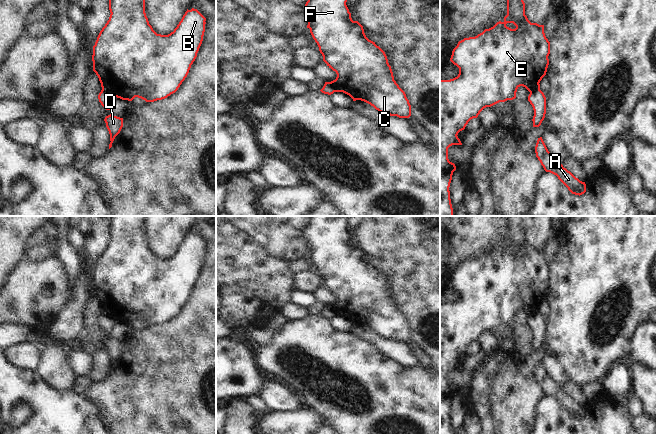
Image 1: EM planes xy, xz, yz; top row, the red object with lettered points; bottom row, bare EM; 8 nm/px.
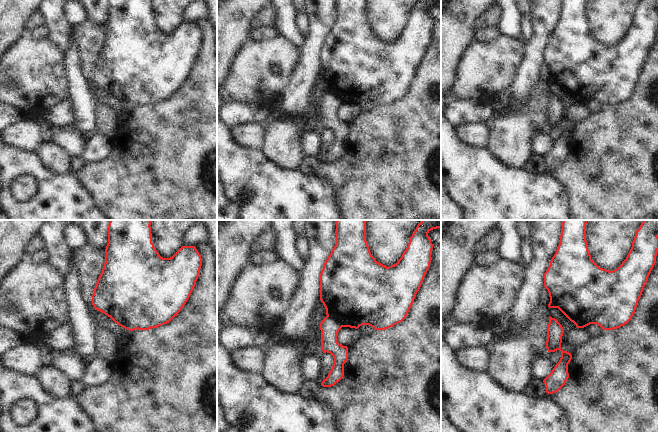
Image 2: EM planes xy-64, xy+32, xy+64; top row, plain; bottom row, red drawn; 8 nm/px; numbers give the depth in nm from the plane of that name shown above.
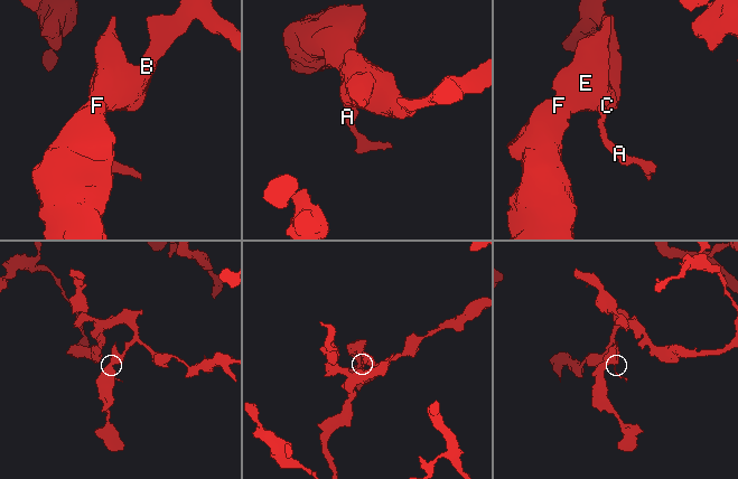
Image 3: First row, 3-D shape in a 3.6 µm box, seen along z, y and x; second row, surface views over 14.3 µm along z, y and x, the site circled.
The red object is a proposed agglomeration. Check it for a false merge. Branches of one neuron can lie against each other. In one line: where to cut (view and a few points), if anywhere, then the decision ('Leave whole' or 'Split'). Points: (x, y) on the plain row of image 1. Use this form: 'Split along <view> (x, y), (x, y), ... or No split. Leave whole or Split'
Split along xy (102, 313), (114, 320). Split.

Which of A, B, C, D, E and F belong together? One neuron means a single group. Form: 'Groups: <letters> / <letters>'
Groups: A D / B C E F.

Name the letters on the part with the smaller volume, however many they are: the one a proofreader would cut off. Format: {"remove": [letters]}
{"remove": ["A", "D"]}

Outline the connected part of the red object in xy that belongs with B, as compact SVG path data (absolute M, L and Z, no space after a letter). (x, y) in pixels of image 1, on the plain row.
M111 216L110 241L93 270L93 295L102 314L122 324L135 321L146 326L162 324L175 317L187 301L203 265L206 242L192 232L168 259L157 258L145 237L146 216Z

